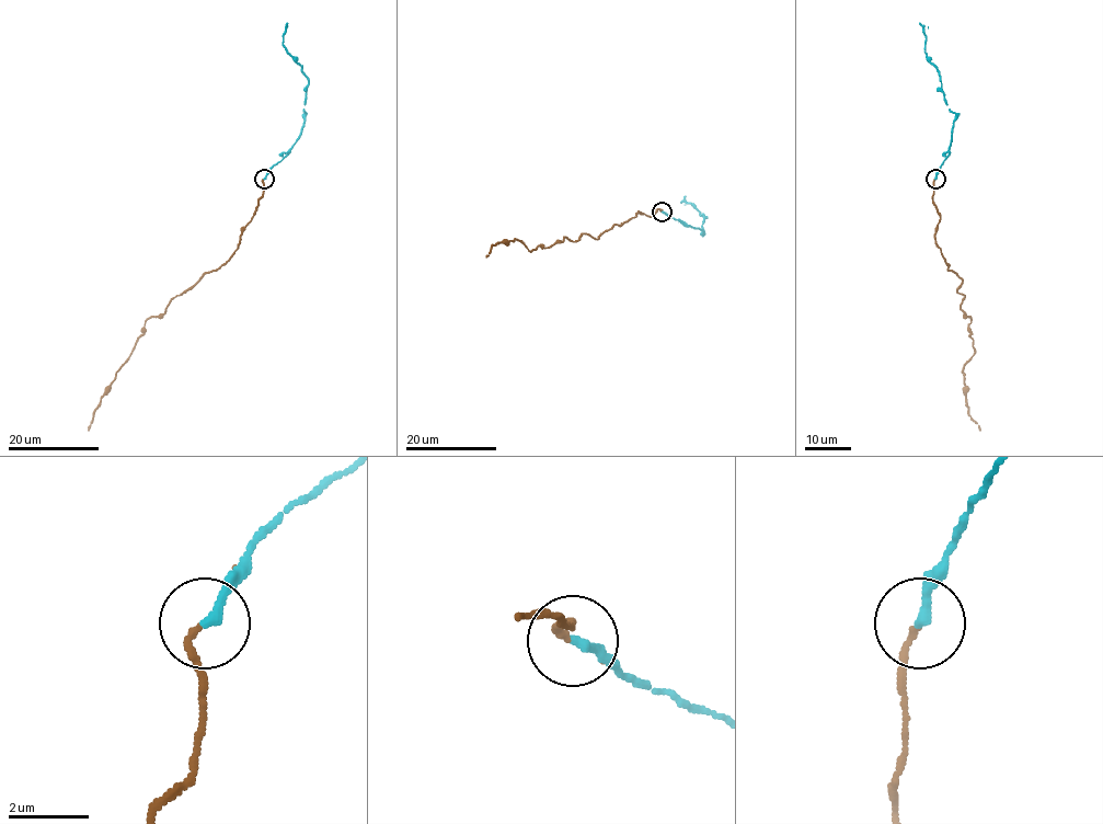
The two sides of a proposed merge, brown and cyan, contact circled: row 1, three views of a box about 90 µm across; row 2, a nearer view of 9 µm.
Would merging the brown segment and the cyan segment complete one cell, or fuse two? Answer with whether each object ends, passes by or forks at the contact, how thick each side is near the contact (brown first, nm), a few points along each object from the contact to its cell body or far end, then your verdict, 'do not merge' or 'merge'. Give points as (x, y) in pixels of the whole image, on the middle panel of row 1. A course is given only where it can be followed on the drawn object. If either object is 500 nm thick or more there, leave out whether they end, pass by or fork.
brown ends there; cyan ends there; 140 nm thick on the brown side, 260 nm on the other; brown runs (662, 213), (639, 210), (598, 238), (583, 233), (530, 251), (517, 239), (500, 242), (486, 256); cyan runs (663, 213), (703, 231), (702, 224), (707, 218), (694, 206), (680, 202), (682, 199), (685, 204); merge

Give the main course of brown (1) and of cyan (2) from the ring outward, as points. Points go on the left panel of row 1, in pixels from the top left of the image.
1: (263, 179), (262, 197), (238, 248), (174, 297), (163, 313), (145, 322), (88, 430)
2: (264, 179), (299, 135), (306, 115), (309, 81), (283, 43), (287, 27)

